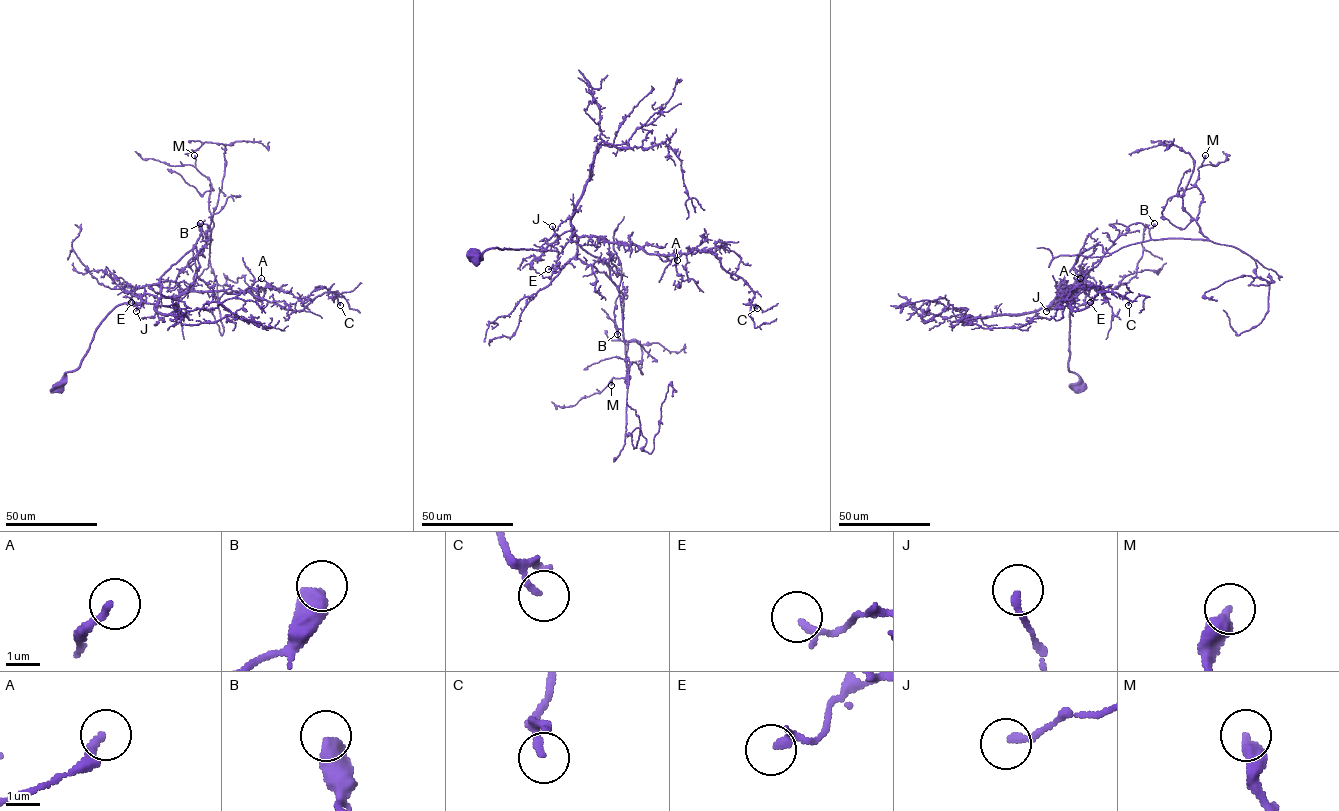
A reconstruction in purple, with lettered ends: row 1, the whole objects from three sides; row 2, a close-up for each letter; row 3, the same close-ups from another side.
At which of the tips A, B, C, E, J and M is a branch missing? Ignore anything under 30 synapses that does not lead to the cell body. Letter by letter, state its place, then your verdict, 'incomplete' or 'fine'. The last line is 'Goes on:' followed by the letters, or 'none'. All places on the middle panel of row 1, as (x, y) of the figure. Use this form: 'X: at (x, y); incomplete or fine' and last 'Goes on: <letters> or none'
A: at (677, 260); fine
B: at (617, 334); fine
C: at (757, 308); fine
E: at (548, 269); fine
J: at (552, 226); fine
M: at (611, 385); fine
Goes on: none

